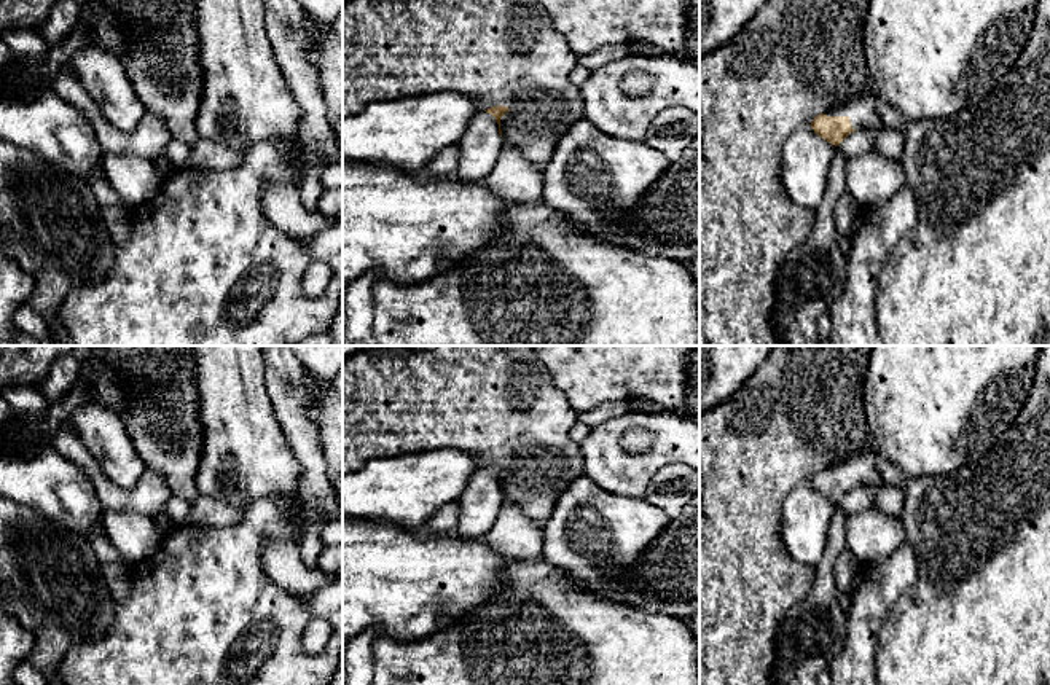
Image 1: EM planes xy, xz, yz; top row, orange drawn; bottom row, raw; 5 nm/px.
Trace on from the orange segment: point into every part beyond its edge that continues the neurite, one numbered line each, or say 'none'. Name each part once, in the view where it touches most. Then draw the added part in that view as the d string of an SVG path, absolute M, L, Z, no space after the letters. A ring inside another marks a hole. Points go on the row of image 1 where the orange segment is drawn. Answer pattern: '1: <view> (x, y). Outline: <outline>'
1: yz (862, 110). Outline: M865 91L862 96L838 104L824 112L827 116L849 116L854 129L872 129L878 137L884 131L884 124L880 119L878 100L875 91Z

